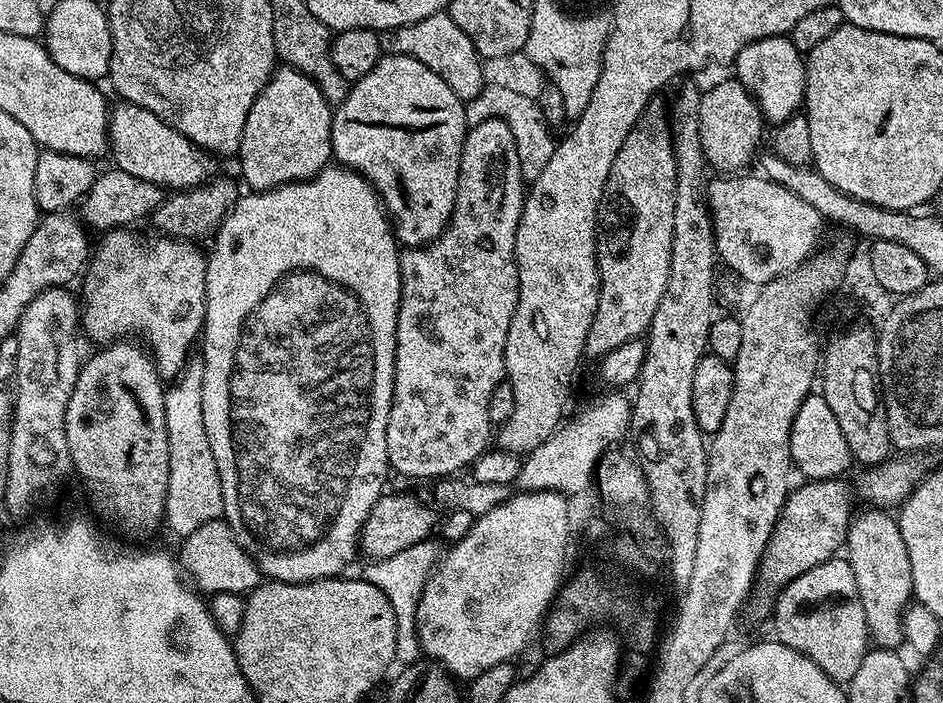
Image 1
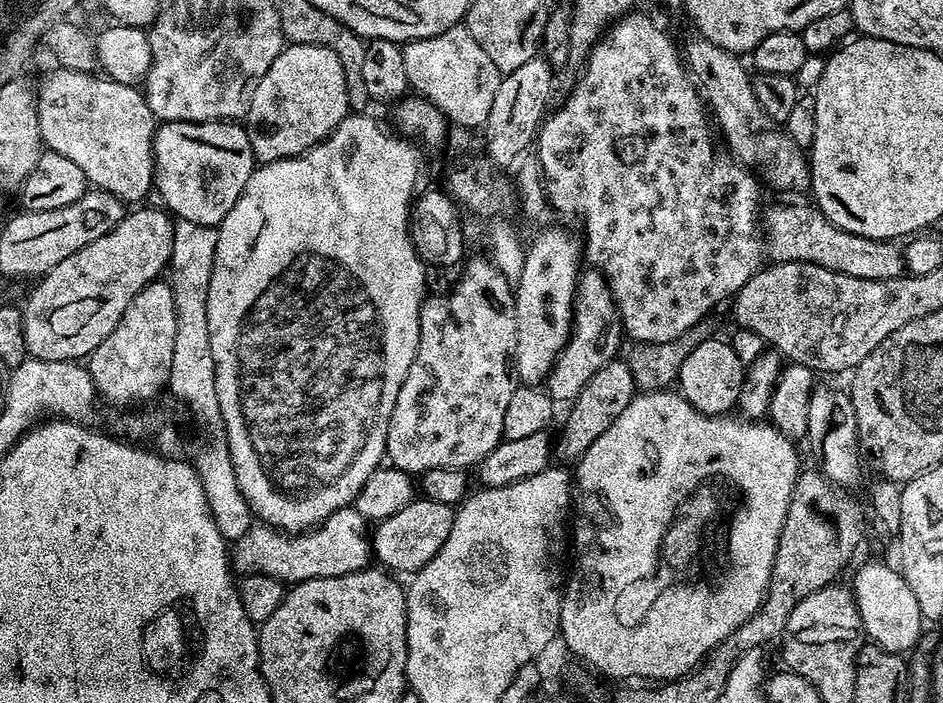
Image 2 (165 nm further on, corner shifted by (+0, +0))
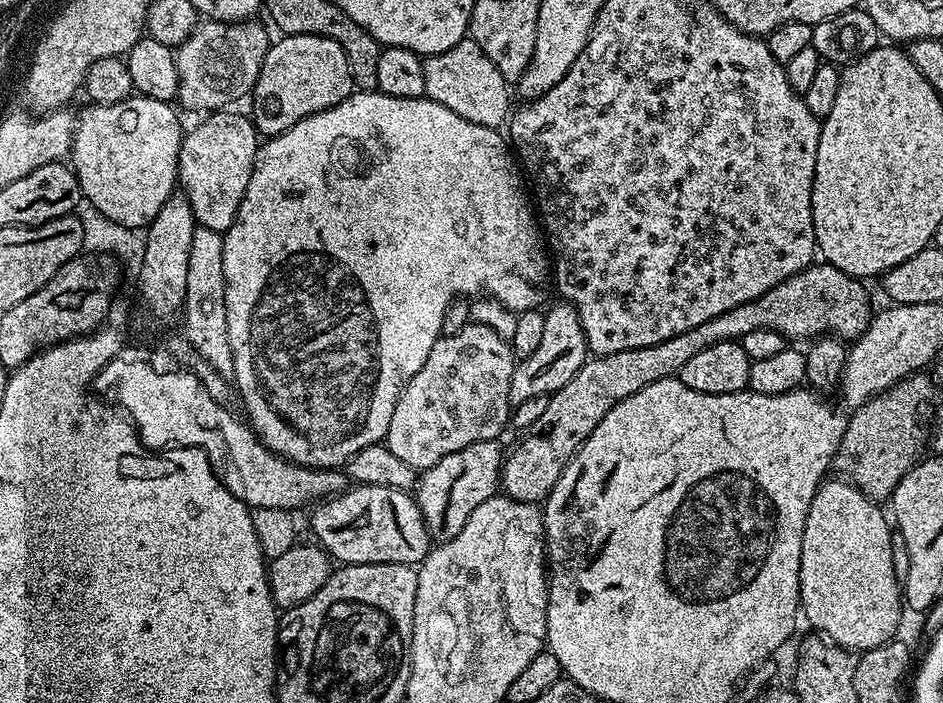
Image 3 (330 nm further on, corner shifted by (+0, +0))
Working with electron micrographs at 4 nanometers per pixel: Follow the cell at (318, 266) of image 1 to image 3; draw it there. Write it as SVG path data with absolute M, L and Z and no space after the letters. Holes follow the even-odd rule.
M356 90L351 96L338 102L338 106L330 106L326 110L316 112L313 116L302 118L302 122L290 126L290 130L279 132L277 136L265 139L259 145L254 170L250 174L246 194L238 206L238 214L227 232L223 233L222 274L226 282L226 330L230 334L230 350L234 354L234 374L232 375L234 388L238 393L238 400L240 396L241 402L244 403L245 413L243 412L243 415L246 417L247 423L271 452L275 452L277 456L282 456L291 463L303 464L306 468L339 469L341 466L347 465L351 456L358 454L358 450L371 444L381 443L388 435L390 417L394 414L394 406L398 402L400 391L408 385L414 374L418 374L418 370L422 370L422 362L426 362L426 354L430 354L434 342L440 339L442 335L440 327L444 324L448 303L455 298L459 288L461 294L468 296L467 298L476 298L483 293L485 297L498 301L502 307L509 308L510 311L517 314L531 312L541 307L540 303L543 302L548 288L550 292L550 256L546 251L545 241L542 239L542 228L538 223L537 213L530 203L530 196L526 191L526 180L518 167L517 157L514 155L509 141L503 135L500 137L500 134L497 129L478 126L474 122L466 122L466 118L458 118L458 114L454 114L454 110L446 110L446 106L438 106L438 102L427 98L394 98L379 90L374 92Z

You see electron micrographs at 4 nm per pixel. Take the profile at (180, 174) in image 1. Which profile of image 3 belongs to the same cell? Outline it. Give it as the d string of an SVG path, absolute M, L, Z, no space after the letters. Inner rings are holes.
M217 110L201 122L197 128L183 133L178 154L178 177L182 195L188 199L194 210L197 225L209 228L221 234L227 232L238 214L238 206L246 194L246 186L250 182L250 174L254 170L254 162L258 151L258 133L255 124L247 115L239 116L236 110Z

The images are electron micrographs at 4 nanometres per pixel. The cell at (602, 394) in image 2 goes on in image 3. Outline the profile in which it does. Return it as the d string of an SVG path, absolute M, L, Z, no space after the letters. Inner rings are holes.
M813 262L800 272L795 272L790 278L786 278L778 286L766 290L758 298L750 302L742 302L742 306L734 306L734 310L726 310L726 314L718 314L718 318L710 318L710 322L702 322L702 326L694 326L674 338L666 338L666 342L658 342L654 346L642 346L638 350L622 350L618 354L606 354L605 356L592 356L585 360L584 364L562 386L562 390L551 393L548 396L548 405L545 412L523 433L524 436L511 449L506 452L506 459L500 467L500 488L503 495L509 496L511 500L526 502L527 504L539 505L541 501L548 497L550 490L554 490L554 482L562 478L562 470L566 470L568 460L574 458L576 451L594 434L594 426L606 418L606 414L618 402L630 398L630 394L638 394L650 382L659 380L671 380L679 377L682 366L694 358L694 354L699 354L701 350L706 350L706 346L714 346L723 340L743 341L746 334L755 328L770 328L782 334L785 338L792 336L800 340L803 336L807 338L819 338L821 336L835 336L845 342L851 342L857 336L862 335L868 328L868 322L874 315L874 307L868 301L868 292L863 288L861 281L854 276L848 276L842 270L838 270L833 264L823 262Z

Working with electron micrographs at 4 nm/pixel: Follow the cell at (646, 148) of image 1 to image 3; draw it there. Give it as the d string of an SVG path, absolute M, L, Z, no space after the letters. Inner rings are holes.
M567 302L559 303L544 312L542 338L538 342L538 350L523 357L510 378L510 401L513 405L526 402L526 398L548 396L562 390L562 386L566 386L566 382L570 382L570 378L574 378L574 374L578 374L585 360L589 359L586 334L582 330L582 322L578 322L574 306Z

